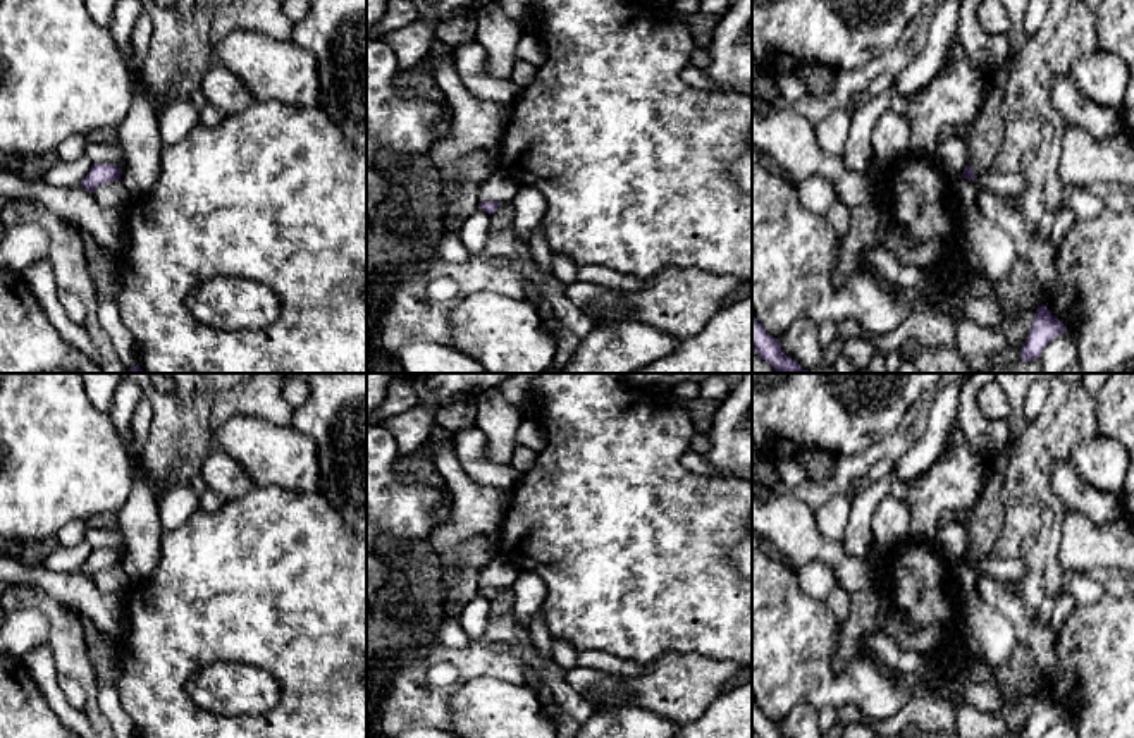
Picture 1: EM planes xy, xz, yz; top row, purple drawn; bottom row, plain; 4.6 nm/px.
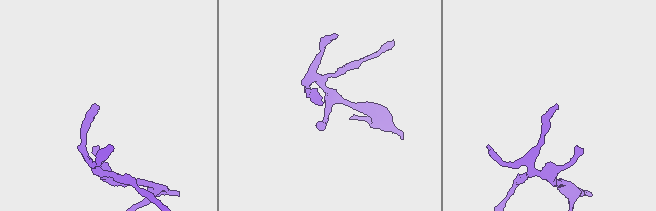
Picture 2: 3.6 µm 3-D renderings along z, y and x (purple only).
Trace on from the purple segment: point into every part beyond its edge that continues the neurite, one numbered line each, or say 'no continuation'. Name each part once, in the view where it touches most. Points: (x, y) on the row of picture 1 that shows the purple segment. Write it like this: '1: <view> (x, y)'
no continuation

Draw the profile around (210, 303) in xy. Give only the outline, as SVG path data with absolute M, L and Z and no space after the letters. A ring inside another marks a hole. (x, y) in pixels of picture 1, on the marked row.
M219 277L194 287L186 306L205 327L255 330L272 325L280 303L274 291L243 277Z

